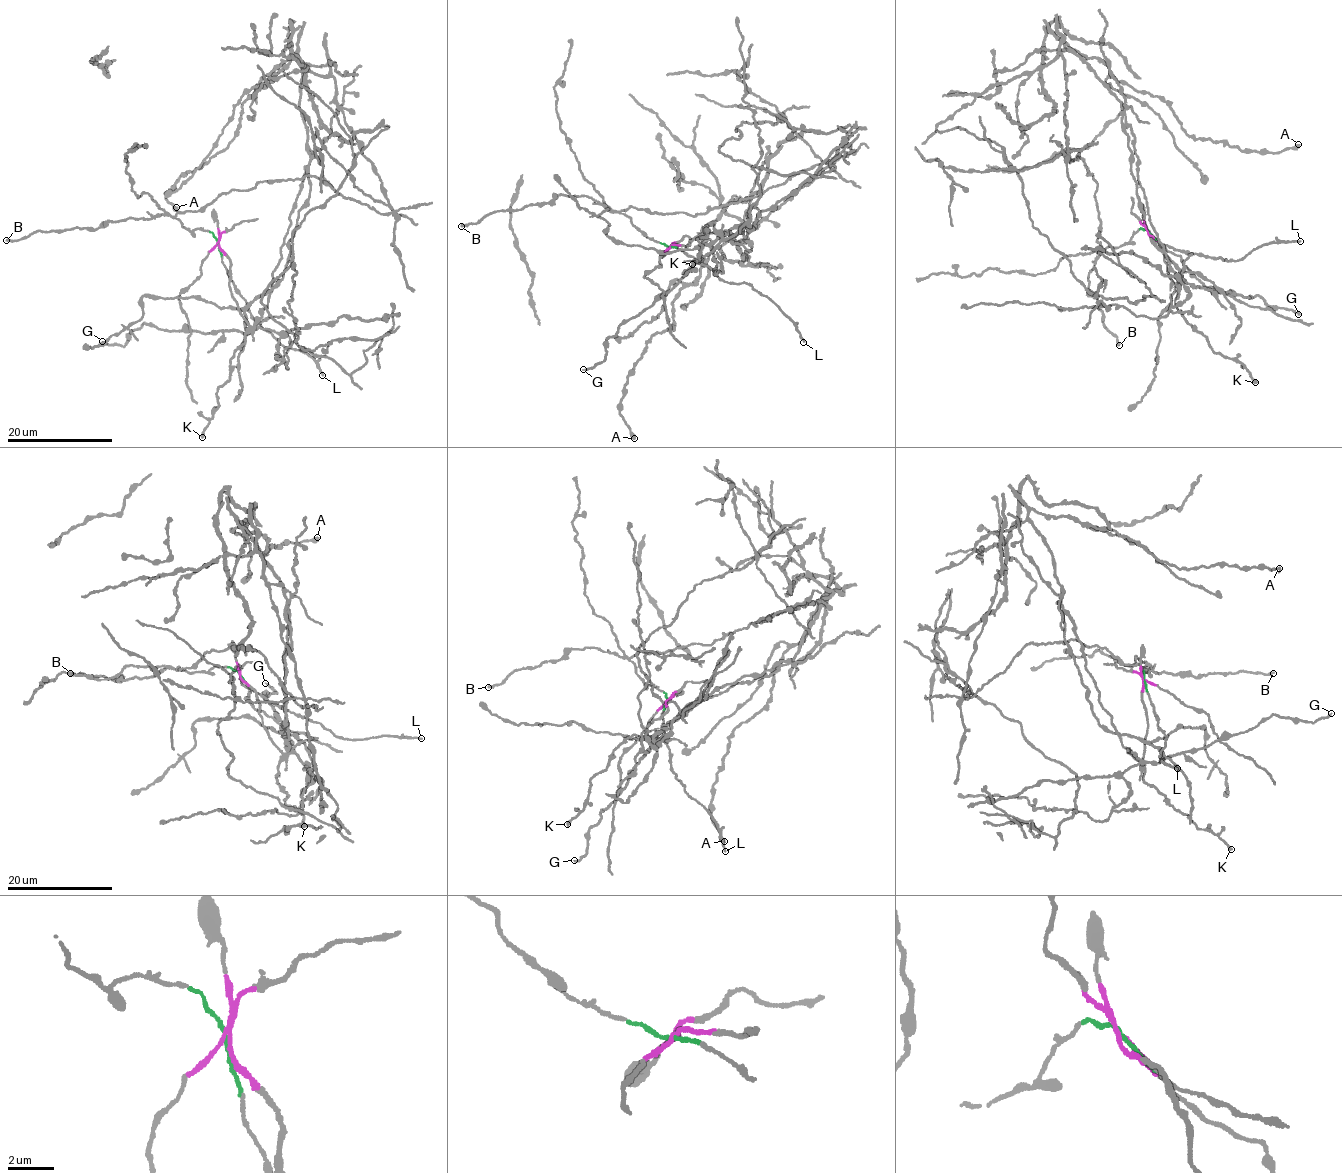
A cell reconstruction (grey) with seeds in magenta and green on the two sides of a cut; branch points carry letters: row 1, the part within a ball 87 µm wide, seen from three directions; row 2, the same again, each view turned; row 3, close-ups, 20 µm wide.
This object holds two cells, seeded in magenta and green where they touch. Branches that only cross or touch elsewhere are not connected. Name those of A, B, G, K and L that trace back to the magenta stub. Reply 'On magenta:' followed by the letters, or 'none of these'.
On magenta: A, G, K

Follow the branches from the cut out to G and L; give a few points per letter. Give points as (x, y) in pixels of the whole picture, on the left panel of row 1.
G: (218, 242), (202, 264), (201, 274), (179, 297), (190, 329), (164, 330), (144, 322), (124, 345), (102, 341)
L: (218, 242), (221, 261), (232, 282), (263, 329), (272, 333), (282, 345), (311, 356), (322, 375)

